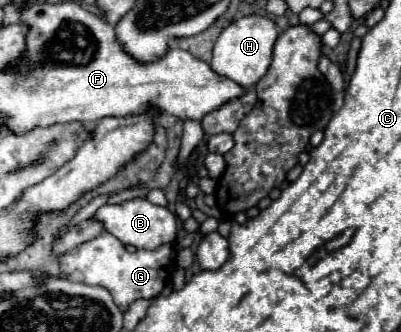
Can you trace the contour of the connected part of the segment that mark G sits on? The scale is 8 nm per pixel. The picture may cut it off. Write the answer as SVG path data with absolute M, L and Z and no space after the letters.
M102 233L102 235L94 237L92 241L82 243L78 247L78 251L62 255L60 271L66 275L80 271L84 275L84 283L106 287L112 293L116 305L124 311L136 299L156 297L162 291L162 287L170 281L170 275L174 271L174 247L164 245L154 251L128 253L126 247L114 235Z

